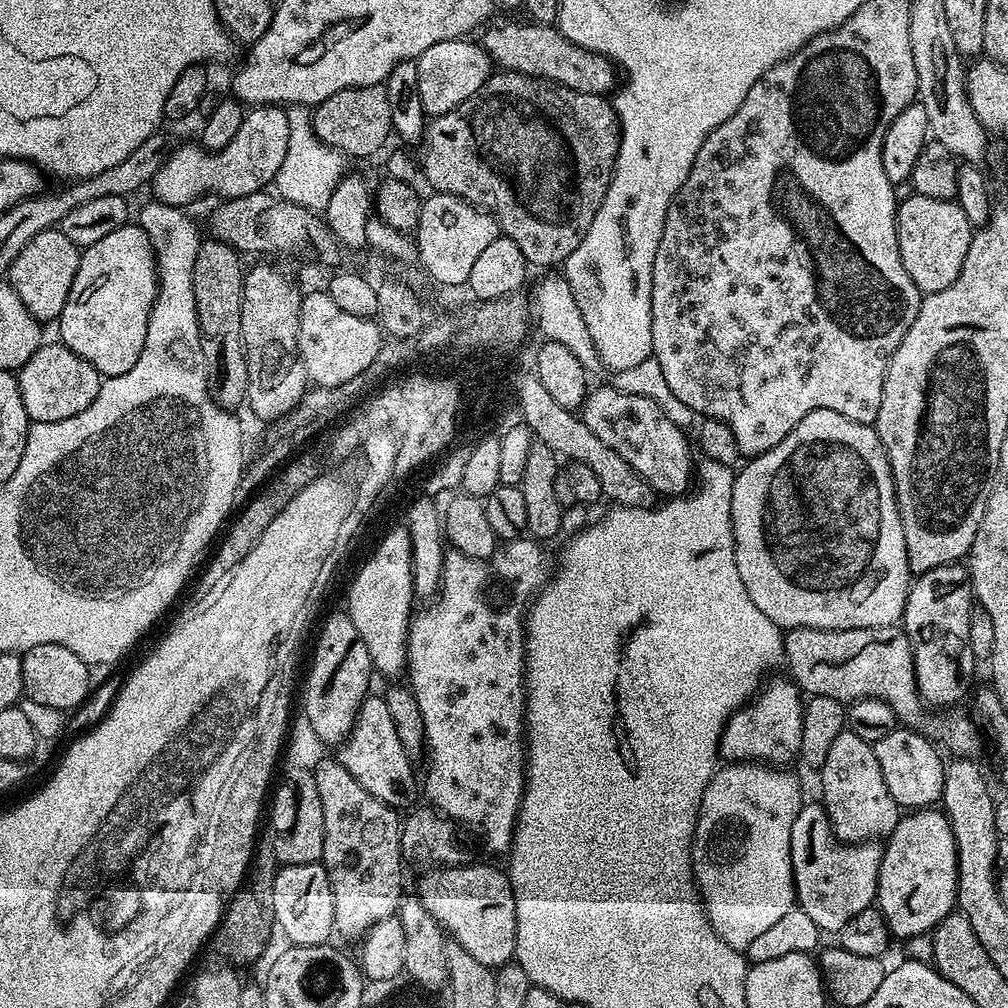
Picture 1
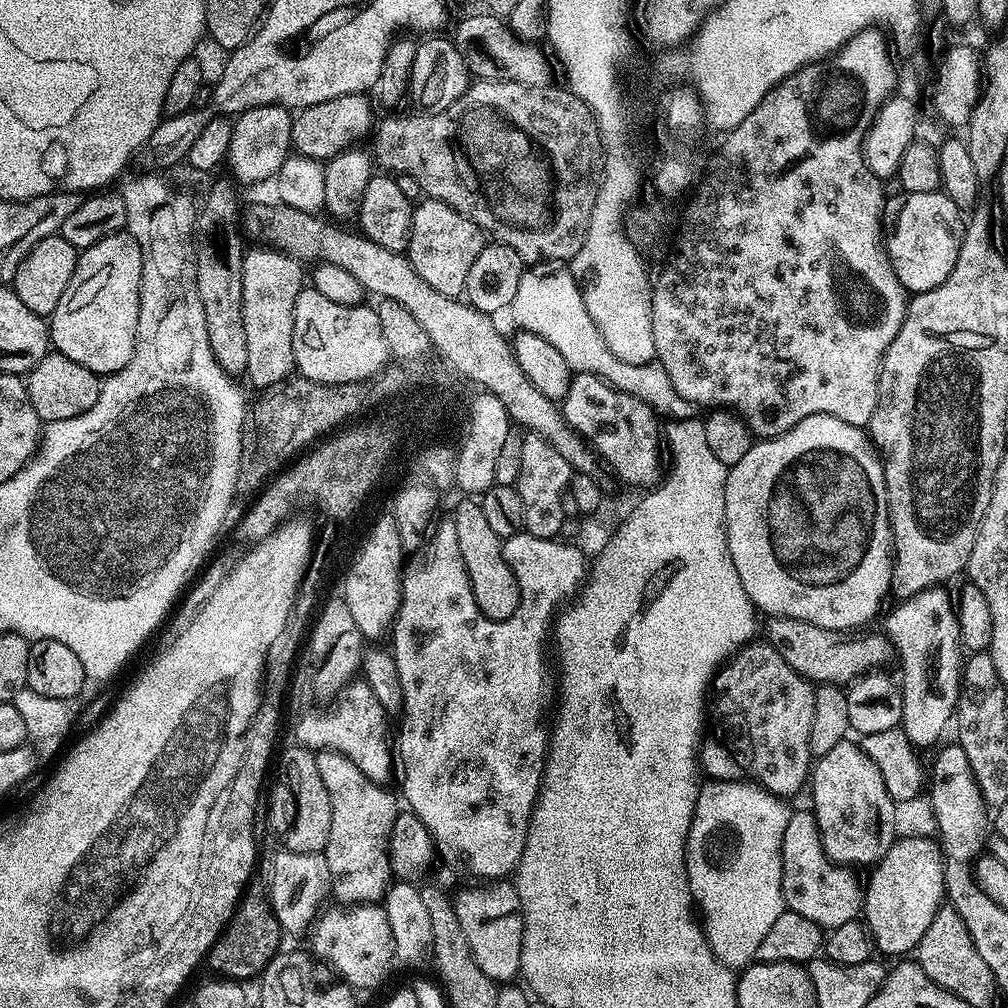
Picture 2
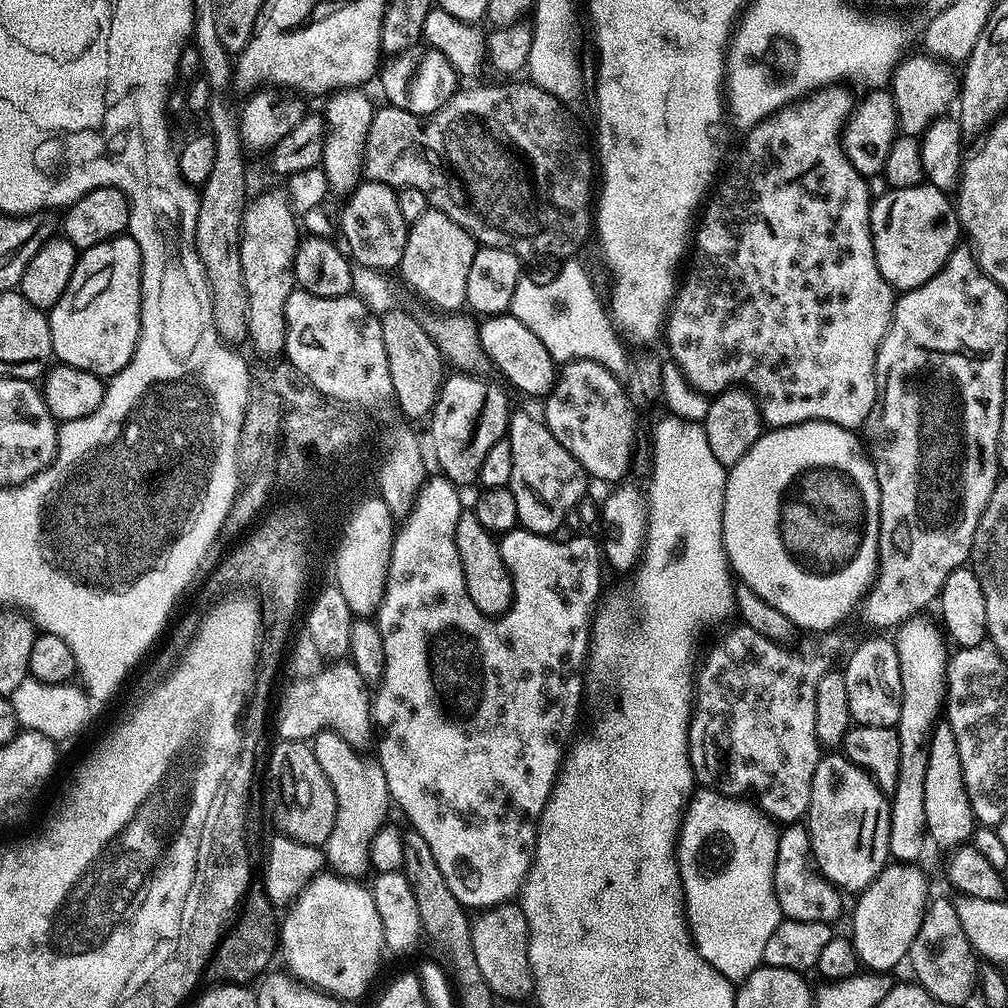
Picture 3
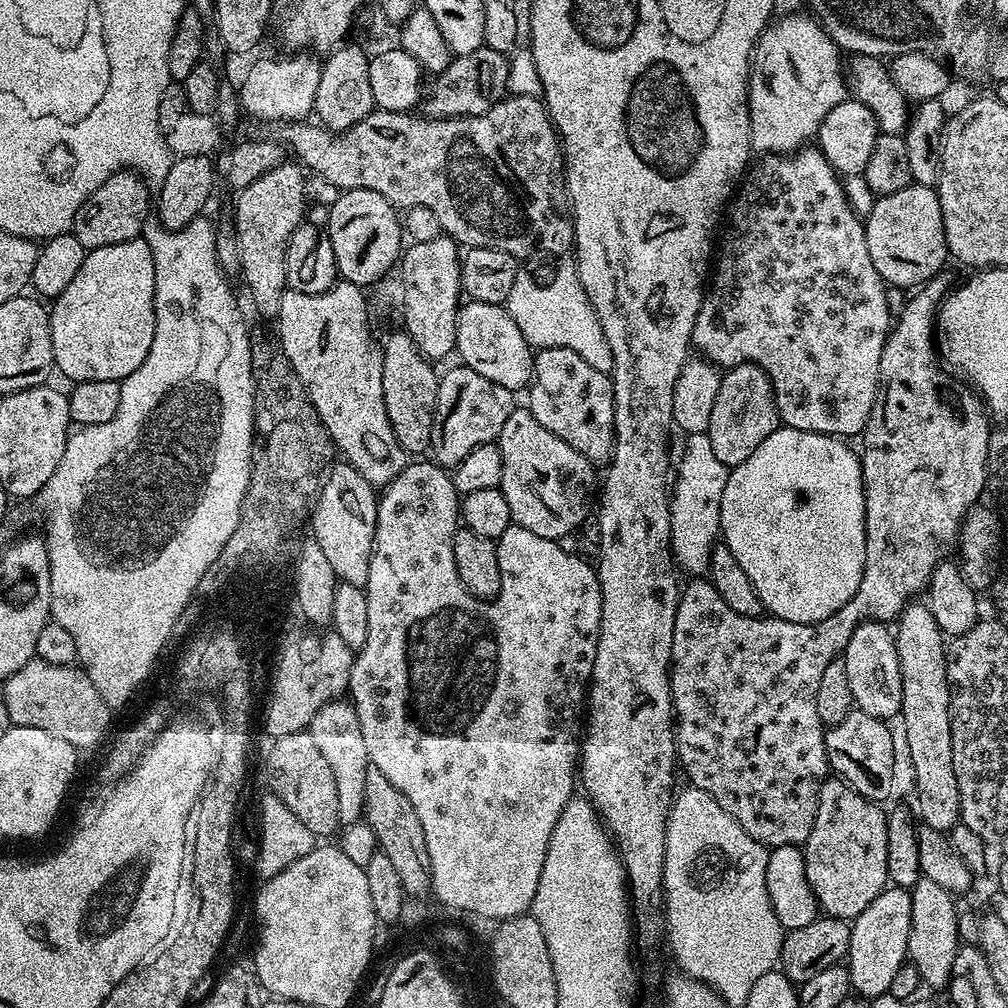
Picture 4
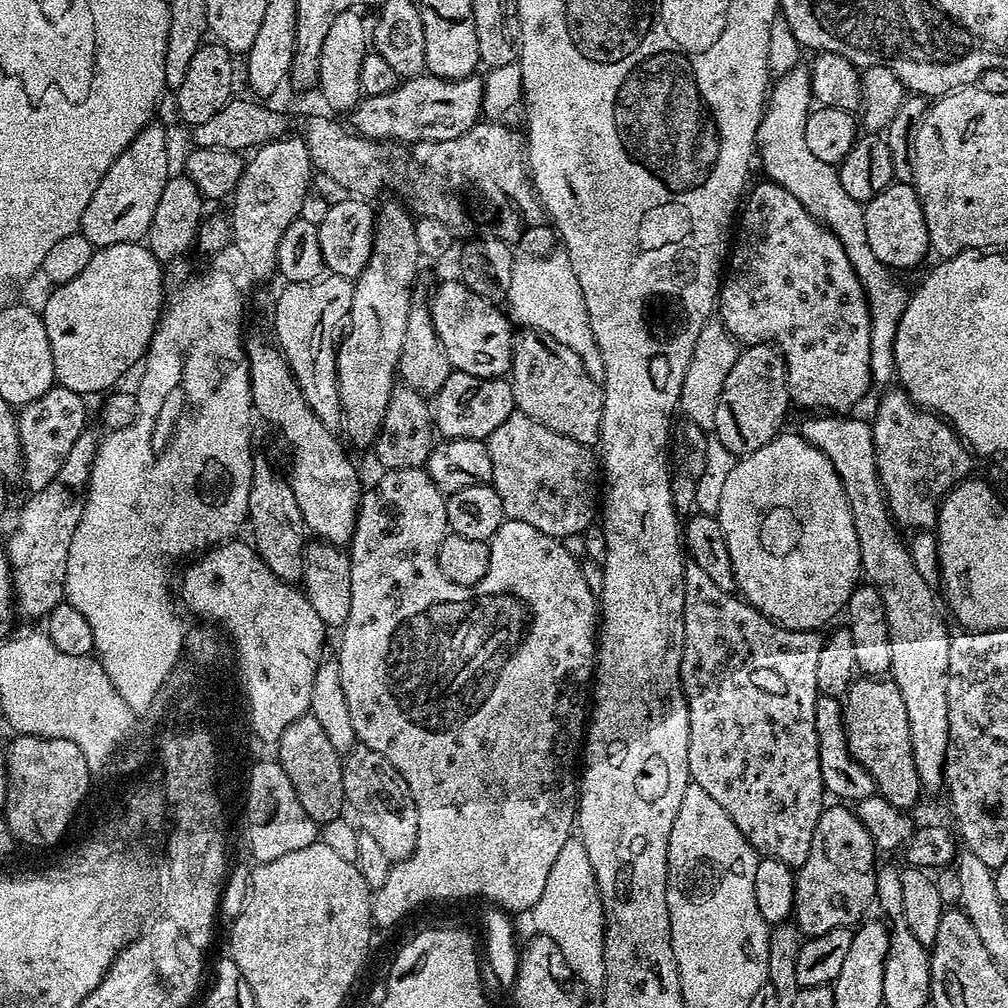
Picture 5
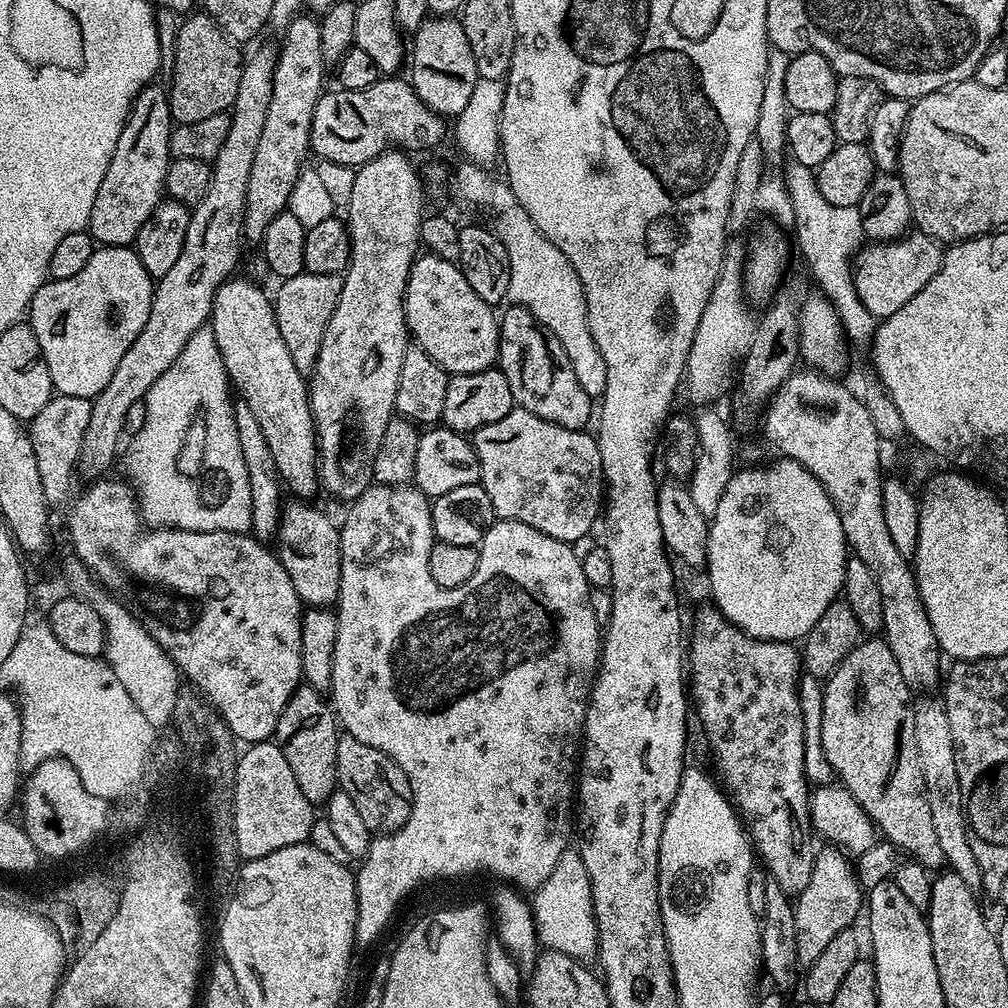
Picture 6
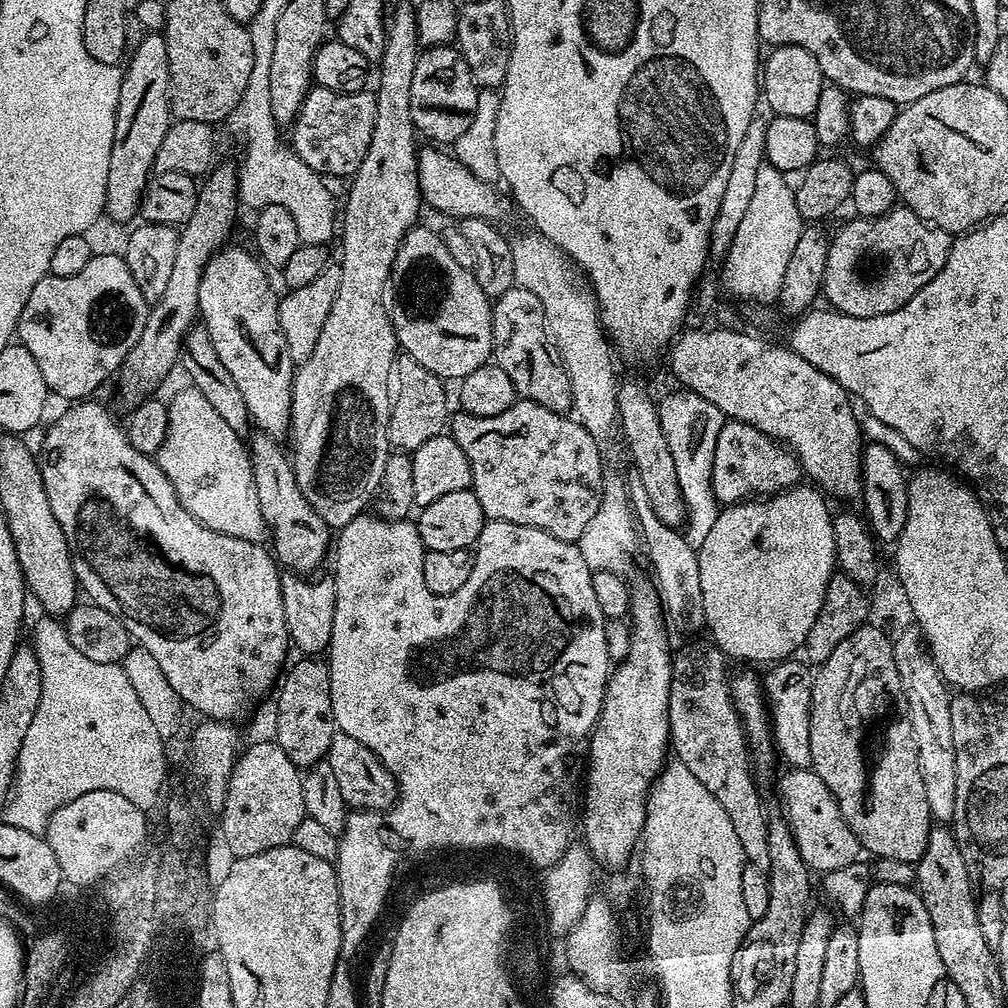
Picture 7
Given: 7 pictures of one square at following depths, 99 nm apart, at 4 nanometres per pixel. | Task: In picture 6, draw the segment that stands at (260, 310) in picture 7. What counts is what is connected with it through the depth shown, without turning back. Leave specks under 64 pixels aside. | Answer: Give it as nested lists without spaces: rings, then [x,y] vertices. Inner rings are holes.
[[[229,278],[220,285],[212,303],[210,327],[214,334],[214,342],[220,351],[228,379],[234,385],[239,399],[244,400],[254,410],[254,419],[270,451],[274,457],[276,475],[296,498],[312,498],[318,492],[318,473],[316,471],[316,427],[312,421],[312,411],[308,405],[308,385],[305,373],[294,366],[294,358],[290,358],[290,350],[286,350],[286,342],[282,342],[282,330],[278,330],[276,309],[273,301],[256,284],[248,280]]]

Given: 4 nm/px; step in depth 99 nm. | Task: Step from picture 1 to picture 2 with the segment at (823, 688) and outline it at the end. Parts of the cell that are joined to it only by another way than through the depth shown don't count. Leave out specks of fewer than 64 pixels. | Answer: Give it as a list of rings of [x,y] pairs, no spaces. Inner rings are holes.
[[[768,616],[765,621],[762,624],[763,639],[770,646],[774,646],[774,650],[778,650],[778,654],[782,654],[782,658],[786,658],[786,662],[790,662],[794,670],[798,670],[798,674],[817,685],[847,685],[861,675],[862,670],[873,667],[872,656],[880,656],[890,648],[890,641],[884,634],[860,636],[857,640],[840,640],[844,639],[841,633],[831,632],[829,628],[819,628],[798,618]]]

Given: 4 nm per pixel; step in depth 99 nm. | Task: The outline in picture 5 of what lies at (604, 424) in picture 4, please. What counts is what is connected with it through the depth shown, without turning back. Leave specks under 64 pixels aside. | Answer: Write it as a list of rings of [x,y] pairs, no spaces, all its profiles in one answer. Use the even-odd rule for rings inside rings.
[[[524,330],[512,337],[512,371],[510,383],[517,409],[534,418],[542,426],[574,438],[574,442],[585,446],[596,446],[600,442],[604,389],[601,381],[586,374],[582,358],[562,346],[558,338],[539,330]]]

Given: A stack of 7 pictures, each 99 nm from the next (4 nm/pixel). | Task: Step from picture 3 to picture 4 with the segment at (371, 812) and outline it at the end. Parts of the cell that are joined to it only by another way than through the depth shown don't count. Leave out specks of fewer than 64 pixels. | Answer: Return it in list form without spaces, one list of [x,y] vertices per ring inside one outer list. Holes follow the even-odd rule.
[[[347,699],[331,700],[314,714],[306,729],[314,738],[318,751],[330,766],[334,782],[338,785],[338,818],[341,825],[355,824],[364,814],[364,791],[369,770],[366,742],[362,739],[362,726],[358,726],[356,708]]]

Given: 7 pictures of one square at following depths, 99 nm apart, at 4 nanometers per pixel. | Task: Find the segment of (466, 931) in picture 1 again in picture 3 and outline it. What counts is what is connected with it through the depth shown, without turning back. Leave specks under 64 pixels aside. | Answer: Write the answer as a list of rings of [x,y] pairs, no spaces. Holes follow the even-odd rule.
[[[519,903],[497,904],[495,908],[481,911],[472,924],[472,941],[476,947],[478,970],[493,993],[504,1000],[524,1000],[534,992],[532,963],[528,953],[528,923]]]

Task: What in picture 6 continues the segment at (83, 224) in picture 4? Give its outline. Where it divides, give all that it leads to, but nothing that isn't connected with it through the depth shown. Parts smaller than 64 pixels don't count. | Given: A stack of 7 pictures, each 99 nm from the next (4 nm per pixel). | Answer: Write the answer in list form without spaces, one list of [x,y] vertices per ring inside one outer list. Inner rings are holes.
[[[153,82],[147,88],[138,94],[138,98],[132,104],[130,114],[124,119],[122,126],[122,134],[118,134],[118,146],[114,146],[114,154],[110,158],[110,166],[106,166],[106,174],[102,177],[102,186],[98,186],[98,194],[94,198],[94,210],[90,210],[90,218],[88,219],[87,231],[90,233],[93,241],[100,246],[128,246],[133,243],[138,234],[138,230],[142,230],[142,226],[146,222],[146,218],[150,218],[150,214],[160,205],[162,197],[165,195],[164,179],[166,178],[166,170],[170,163],[172,151],[170,150],[170,138],[172,137],[172,129],[174,121],[172,119],[172,111],[168,105],[168,94],[163,87],[159,88],[159,83]]]

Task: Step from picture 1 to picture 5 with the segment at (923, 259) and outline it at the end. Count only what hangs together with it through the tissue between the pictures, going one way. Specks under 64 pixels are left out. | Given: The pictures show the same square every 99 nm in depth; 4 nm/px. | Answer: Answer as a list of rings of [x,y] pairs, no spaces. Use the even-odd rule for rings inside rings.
[[[893,182],[889,188],[882,190],[873,200],[864,204],[866,218],[866,242],[874,250],[874,258],[882,262],[885,268],[908,268],[916,264],[924,255],[929,255],[928,230],[915,187],[908,182]]]

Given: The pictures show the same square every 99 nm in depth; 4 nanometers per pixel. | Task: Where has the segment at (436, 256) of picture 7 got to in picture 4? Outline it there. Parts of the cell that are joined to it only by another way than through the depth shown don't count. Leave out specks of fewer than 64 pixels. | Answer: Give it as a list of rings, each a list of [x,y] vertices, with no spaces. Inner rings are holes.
[[[468,300],[461,307],[456,315],[455,355],[460,356],[463,367],[482,374],[482,378],[490,378],[490,382],[498,382],[498,386],[506,386],[513,394],[519,393],[519,388],[520,391],[527,389],[532,382],[533,345],[504,304]]]

